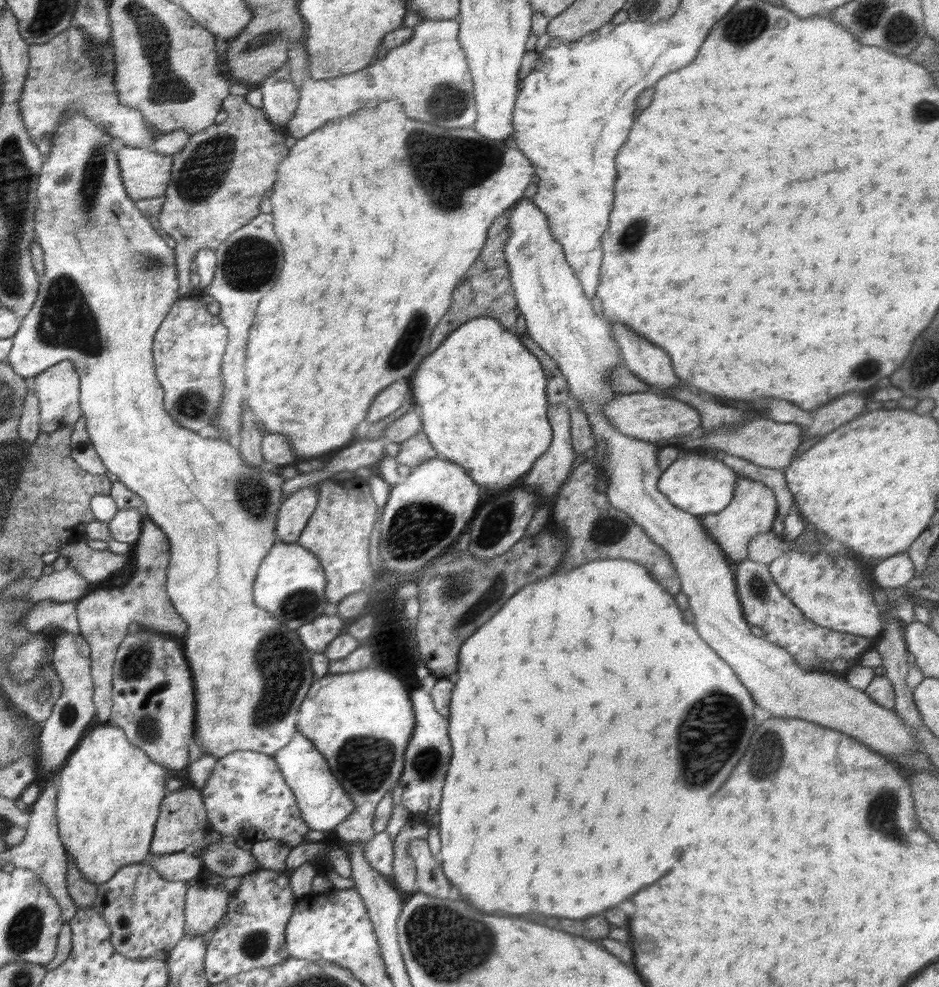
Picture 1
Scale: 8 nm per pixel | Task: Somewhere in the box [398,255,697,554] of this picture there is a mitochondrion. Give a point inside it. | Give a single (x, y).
(496, 522)

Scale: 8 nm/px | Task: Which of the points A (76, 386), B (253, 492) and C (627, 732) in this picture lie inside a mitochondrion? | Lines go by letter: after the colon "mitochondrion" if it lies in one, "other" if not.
A: other
B: mitochondrion
C: other

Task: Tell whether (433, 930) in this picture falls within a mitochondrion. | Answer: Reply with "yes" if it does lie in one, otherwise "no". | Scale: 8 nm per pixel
yes

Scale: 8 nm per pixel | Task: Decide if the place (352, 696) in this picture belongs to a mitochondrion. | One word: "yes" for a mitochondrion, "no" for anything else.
no

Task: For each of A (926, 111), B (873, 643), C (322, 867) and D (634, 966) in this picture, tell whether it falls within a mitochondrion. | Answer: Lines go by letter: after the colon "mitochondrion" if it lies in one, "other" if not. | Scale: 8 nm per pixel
A: mitochondrion
B: other
C: other
D: other

